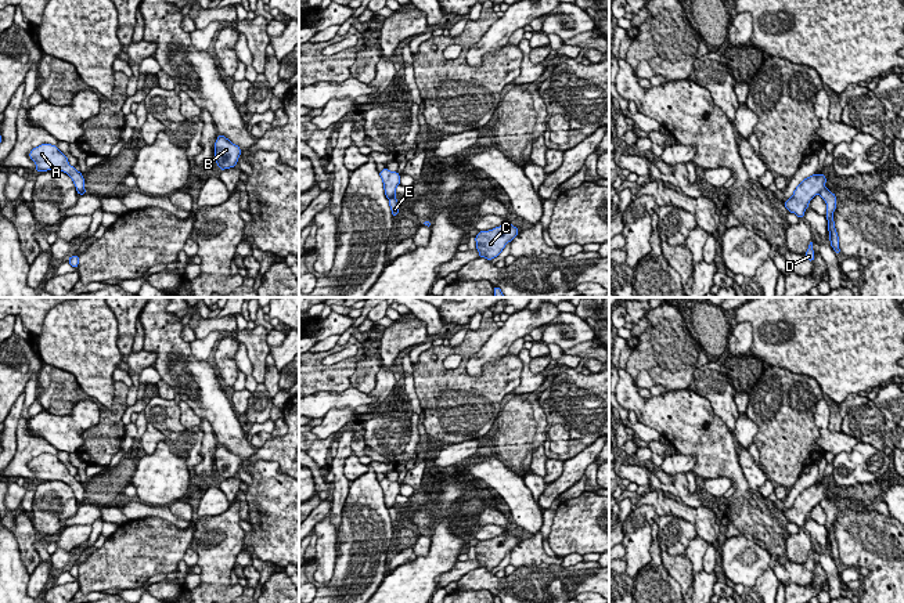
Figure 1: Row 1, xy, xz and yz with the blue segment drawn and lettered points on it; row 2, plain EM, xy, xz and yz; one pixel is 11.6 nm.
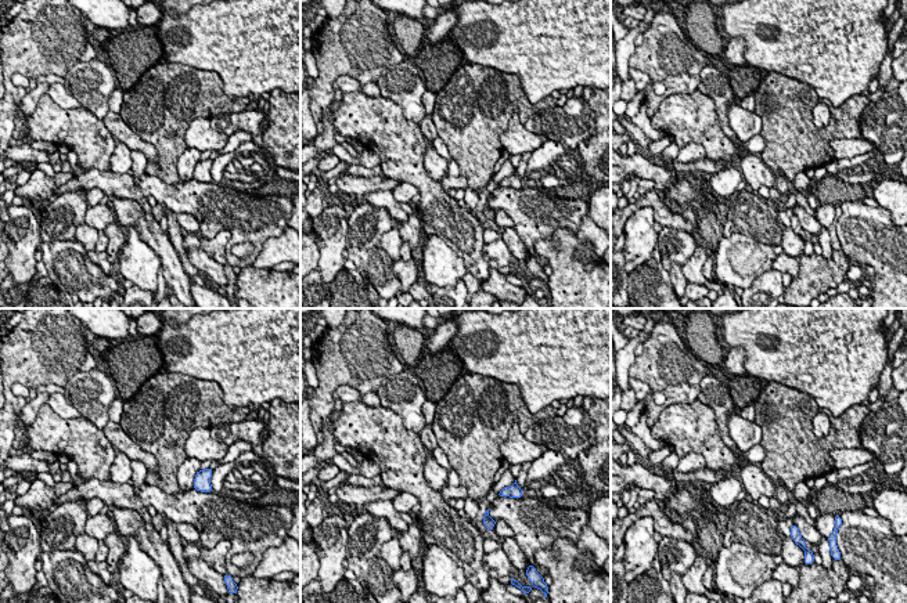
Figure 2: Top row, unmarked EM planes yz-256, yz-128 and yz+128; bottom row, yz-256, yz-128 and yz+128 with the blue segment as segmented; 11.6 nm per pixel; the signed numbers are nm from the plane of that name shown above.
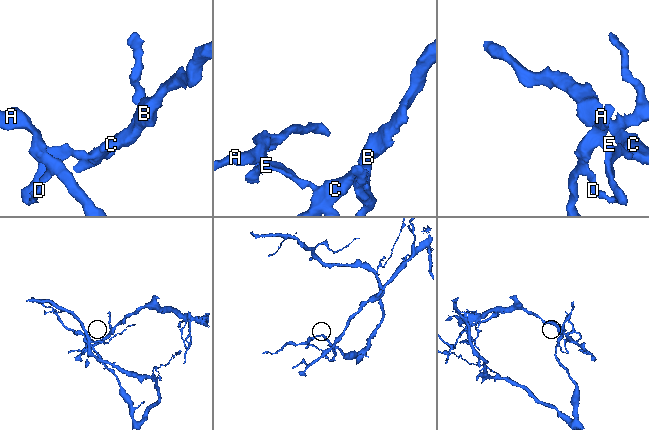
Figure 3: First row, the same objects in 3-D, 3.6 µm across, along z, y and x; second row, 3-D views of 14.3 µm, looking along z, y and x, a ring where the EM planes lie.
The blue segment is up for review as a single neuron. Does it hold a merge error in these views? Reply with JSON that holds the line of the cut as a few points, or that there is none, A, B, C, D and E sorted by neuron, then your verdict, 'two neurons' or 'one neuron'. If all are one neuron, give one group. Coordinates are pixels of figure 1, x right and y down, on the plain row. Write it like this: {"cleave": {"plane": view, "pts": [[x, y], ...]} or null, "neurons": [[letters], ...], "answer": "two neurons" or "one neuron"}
{"cleave": {"plane": "yz", "pts": [[825, 498], [818, 502]]}, "neurons": [["A", "D"], ["B", "C", "E"]], "answer": "two neurons"}

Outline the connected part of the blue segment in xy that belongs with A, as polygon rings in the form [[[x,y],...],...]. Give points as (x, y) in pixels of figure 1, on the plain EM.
[[[42,454],[29,462],[29,467],[36,473],[37,483],[64,481],[72,488],[78,503],[86,501],[82,483],[69,474],[68,467],[55,455]]]

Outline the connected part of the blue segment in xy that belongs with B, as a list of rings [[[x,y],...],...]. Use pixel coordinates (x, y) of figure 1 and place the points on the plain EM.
[[[217,445],[215,452],[215,470],[220,480],[235,477],[238,467],[241,465],[241,458],[233,454],[224,445]]]

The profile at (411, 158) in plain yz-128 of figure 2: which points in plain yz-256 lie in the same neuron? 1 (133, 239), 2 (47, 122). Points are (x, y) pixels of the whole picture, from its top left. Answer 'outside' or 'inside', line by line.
1: outside
2: inside

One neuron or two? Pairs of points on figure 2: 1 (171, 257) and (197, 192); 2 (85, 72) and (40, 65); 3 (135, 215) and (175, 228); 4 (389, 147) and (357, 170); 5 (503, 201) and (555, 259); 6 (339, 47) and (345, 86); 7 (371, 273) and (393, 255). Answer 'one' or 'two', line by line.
1: two
2: two
3: two
4: two
5: two
6: two
7: two

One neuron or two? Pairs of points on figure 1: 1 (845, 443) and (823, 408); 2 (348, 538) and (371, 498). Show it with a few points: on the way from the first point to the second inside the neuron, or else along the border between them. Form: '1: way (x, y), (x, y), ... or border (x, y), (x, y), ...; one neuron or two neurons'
1: way (834, 440), (823, 429), (823, 419); one neuron
2: way (357, 529), (364, 522), (364, 508); one neuron

